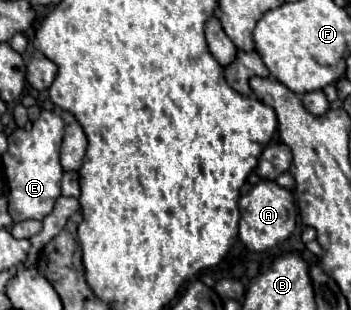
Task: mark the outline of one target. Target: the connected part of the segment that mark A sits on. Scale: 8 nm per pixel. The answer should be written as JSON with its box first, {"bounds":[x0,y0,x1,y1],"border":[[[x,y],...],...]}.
{"bounds":[240,180,296,252],"border":[[[262,180],[250,194],[240,198],[240,240],[252,252],[264,252],[284,242],[296,226],[296,204],[290,190],[276,186],[272,180]]]}

